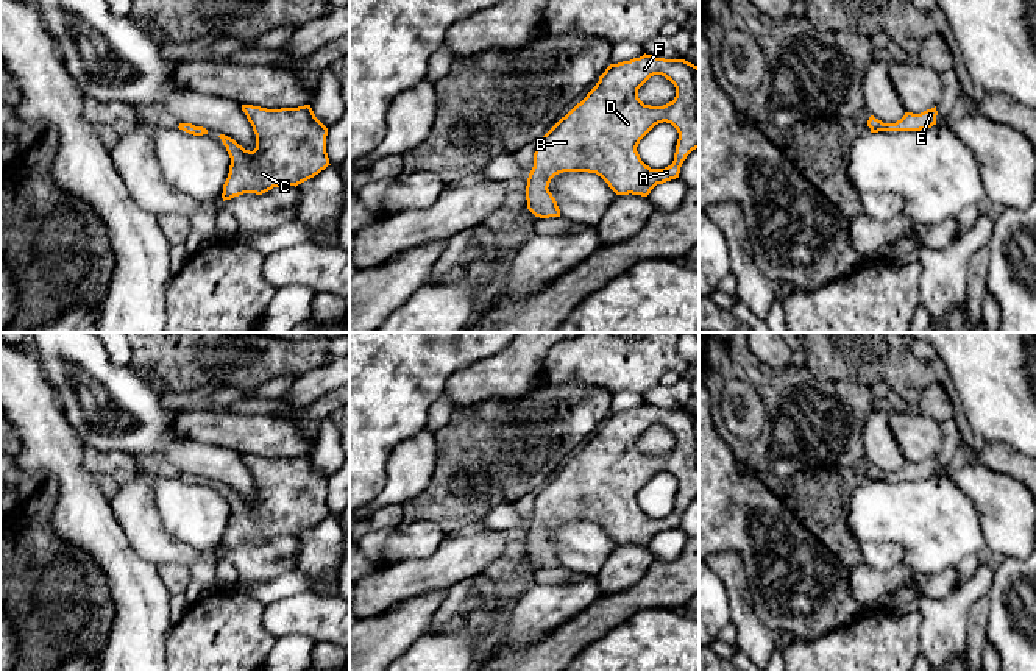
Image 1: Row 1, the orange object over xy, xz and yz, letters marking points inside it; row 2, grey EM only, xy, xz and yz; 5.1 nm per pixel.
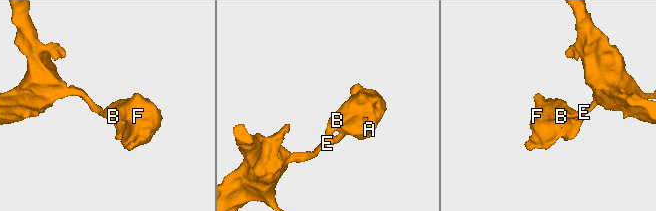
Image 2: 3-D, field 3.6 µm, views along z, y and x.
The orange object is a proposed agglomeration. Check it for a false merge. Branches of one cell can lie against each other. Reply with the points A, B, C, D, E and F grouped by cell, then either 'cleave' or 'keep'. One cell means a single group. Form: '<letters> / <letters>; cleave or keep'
A B C D E F; keep

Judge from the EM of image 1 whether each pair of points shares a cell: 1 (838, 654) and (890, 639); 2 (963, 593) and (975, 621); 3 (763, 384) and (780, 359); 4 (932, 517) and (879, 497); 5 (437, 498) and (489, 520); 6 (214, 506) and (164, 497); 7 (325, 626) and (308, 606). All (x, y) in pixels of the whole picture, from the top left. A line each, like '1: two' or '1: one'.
1: one
2: two
3: two
4: one
5: two
6: one
7: one

